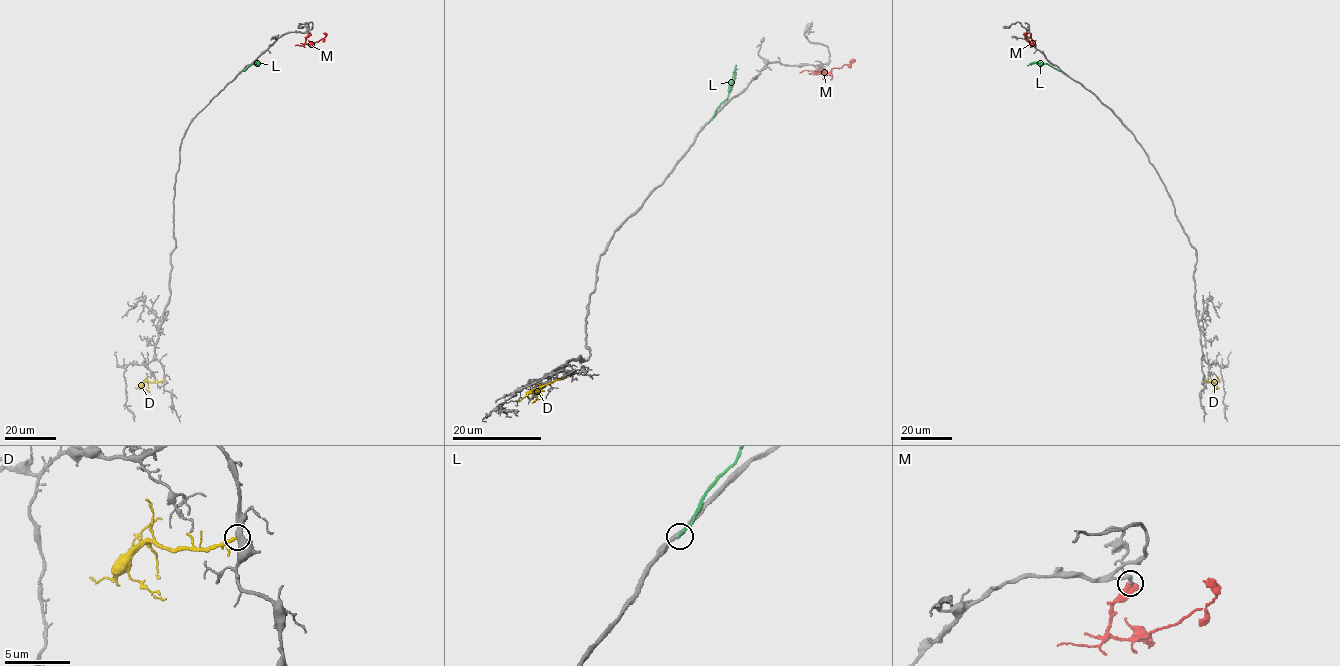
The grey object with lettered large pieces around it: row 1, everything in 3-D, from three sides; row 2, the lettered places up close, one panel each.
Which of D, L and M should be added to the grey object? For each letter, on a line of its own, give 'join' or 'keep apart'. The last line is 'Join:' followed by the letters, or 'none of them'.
D: keep apart
L: keep apart
M: join
Join: M

